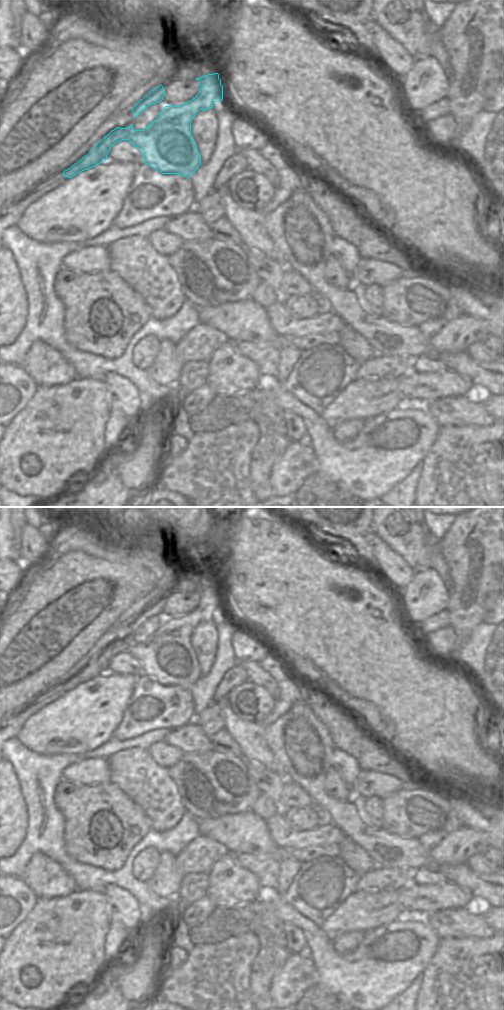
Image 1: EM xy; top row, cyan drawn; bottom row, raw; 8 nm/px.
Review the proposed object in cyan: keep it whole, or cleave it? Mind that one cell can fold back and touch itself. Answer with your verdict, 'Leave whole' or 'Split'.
Split.

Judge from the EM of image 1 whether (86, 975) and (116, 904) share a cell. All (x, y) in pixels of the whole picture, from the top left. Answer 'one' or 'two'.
two

